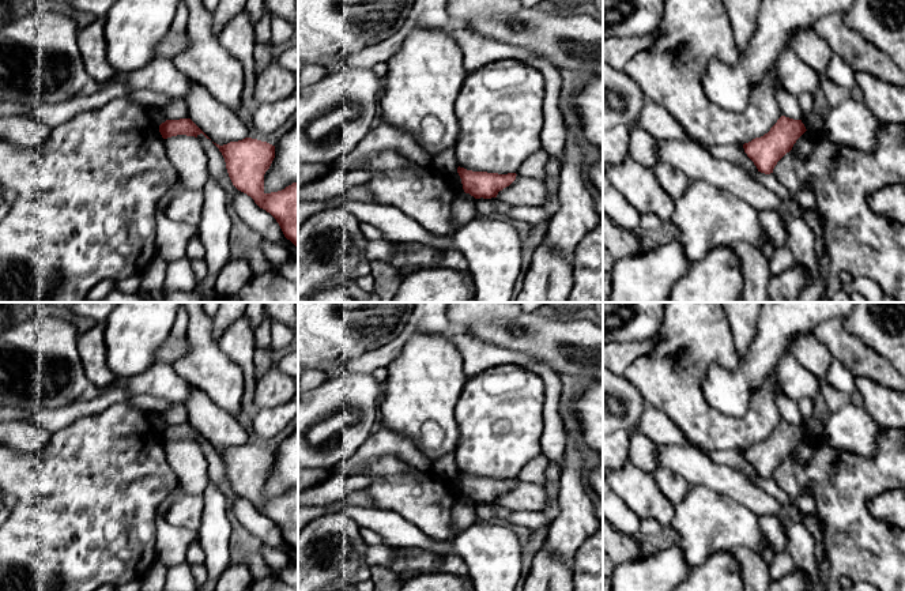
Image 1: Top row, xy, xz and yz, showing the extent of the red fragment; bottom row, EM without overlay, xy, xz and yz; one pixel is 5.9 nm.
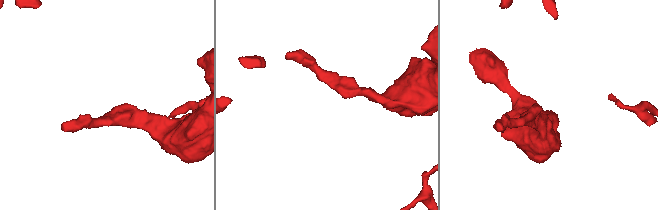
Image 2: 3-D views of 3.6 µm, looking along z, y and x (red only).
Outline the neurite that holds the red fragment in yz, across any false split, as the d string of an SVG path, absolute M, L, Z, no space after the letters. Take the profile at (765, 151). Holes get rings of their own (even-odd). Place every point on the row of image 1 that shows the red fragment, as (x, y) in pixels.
M781 116L768 133L744 143L743 148L758 172L770 174L777 162L792 150L806 131L802 120Z

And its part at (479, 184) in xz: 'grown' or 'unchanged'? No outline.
unchanged

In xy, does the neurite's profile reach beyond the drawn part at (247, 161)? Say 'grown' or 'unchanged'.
unchanged

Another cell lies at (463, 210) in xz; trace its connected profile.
M460 192L452 206L450 222L456 226L463 226L478 214L476 199L470 193Z

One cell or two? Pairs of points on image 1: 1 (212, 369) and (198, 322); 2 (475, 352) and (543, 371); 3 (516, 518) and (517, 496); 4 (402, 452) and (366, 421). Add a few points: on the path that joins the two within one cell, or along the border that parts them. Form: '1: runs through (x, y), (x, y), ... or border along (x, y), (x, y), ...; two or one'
1: runs through (204, 357), (199, 334); one
2: runs through (491, 356), (517, 357), (527, 361); one
3: border along (542, 511), (513, 512); two
4: border along (372, 433), (349, 455); two

